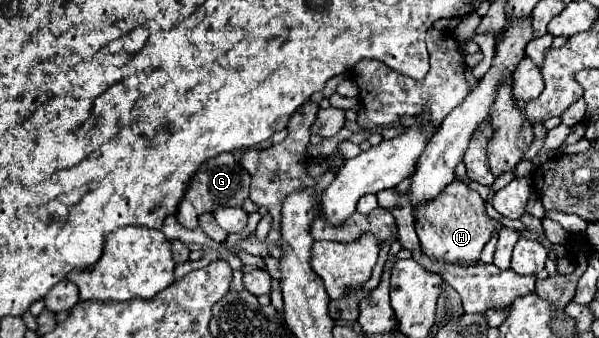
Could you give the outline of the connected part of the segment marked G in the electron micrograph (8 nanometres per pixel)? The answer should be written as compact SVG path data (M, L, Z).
M220 153L218 157L210 159L200 167L200 171L192 177L190 181L190 191L186 191L176 219L186 227L186 229L196 229L198 227L198 217L202 213L212 213L220 205L228 207L242 207L242 203L248 199L248 187L250 187L250 173L234 159L232 153Z

